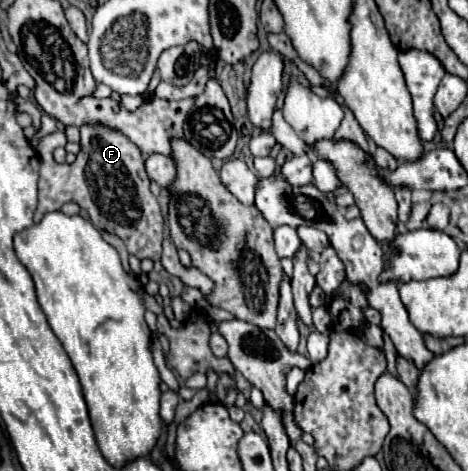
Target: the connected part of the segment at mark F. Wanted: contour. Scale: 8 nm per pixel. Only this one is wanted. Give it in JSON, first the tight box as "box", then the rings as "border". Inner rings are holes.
{"box":[34,124,164,262],"border":[[[82,124],[80,134],[82,150],[74,164],[58,164],[50,156],[40,156],[38,208],[34,222],[40,222],[46,212],[60,210],[66,202],[76,202],[90,214],[92,224],[98,226],[98,230],[120,236],[130,254],[154,262],[160,260],[164,220],[158,200],[150,192],[150,178],[146,176],[140,148],[130,138],[104,124]]]}

